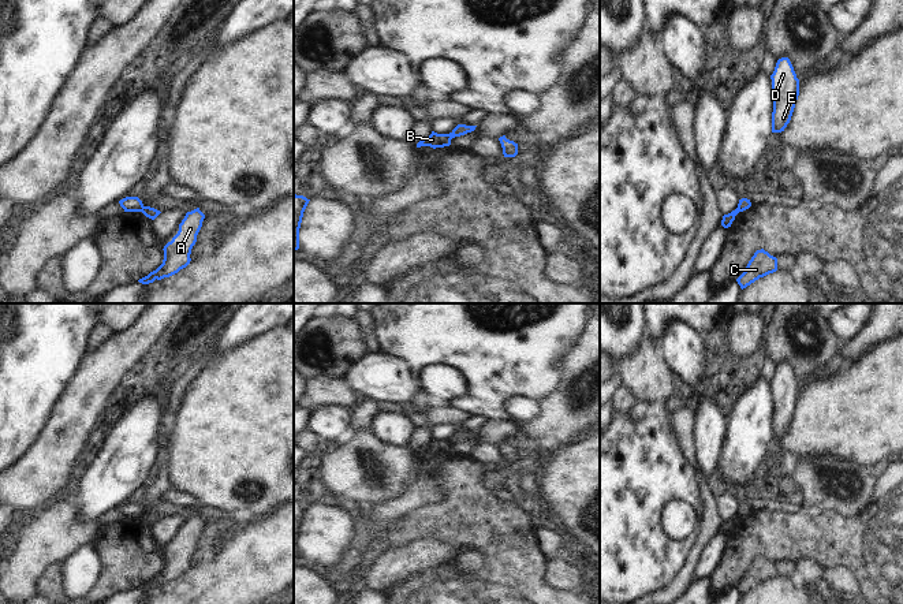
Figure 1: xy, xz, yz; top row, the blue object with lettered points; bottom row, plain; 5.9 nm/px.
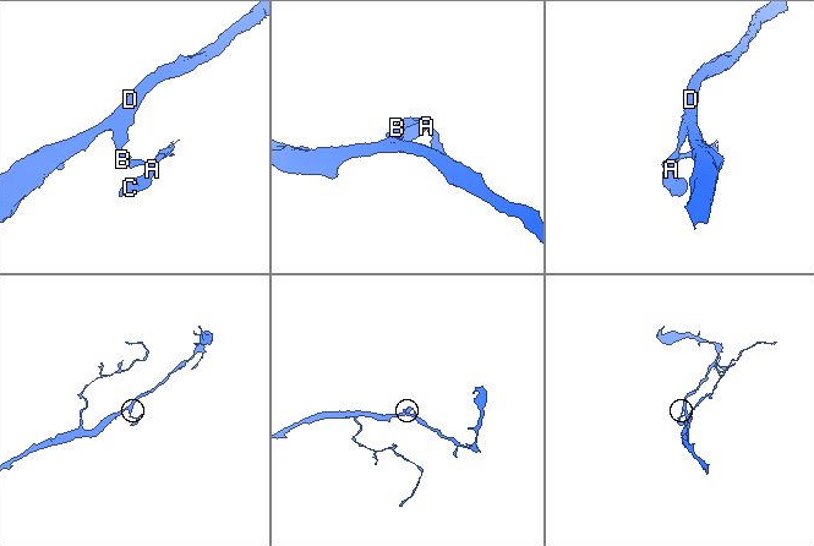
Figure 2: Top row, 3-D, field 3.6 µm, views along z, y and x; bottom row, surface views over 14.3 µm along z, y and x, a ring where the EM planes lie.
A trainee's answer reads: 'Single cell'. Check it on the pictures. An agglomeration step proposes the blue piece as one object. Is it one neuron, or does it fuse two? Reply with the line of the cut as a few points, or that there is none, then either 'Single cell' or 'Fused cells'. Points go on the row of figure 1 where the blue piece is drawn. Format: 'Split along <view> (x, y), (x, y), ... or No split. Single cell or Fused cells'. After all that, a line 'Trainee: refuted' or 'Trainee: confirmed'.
Split along xy (144, 207), (140, 211). Fused cells.
Trainee: refuted

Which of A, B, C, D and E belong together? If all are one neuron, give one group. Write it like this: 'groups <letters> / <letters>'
groups A C / B D E

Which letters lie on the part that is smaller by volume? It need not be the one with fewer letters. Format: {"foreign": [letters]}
{"foreign": ["A", "C"]}

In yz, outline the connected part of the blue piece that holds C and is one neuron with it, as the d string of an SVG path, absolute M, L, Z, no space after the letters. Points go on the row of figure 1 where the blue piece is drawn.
M764 249L757 250L749 261L745 272L736 279L740 288L746 288L760 277L777 271L777 258L770 256Z

